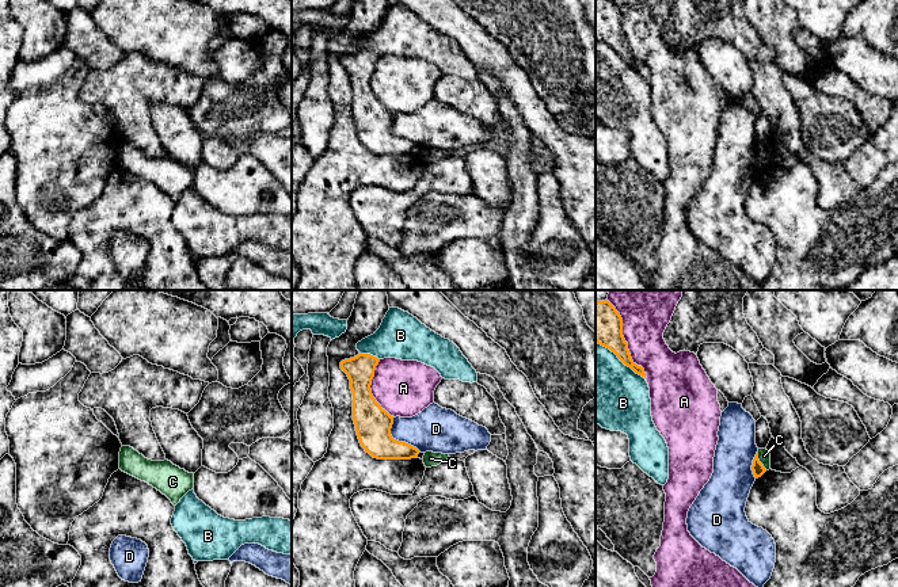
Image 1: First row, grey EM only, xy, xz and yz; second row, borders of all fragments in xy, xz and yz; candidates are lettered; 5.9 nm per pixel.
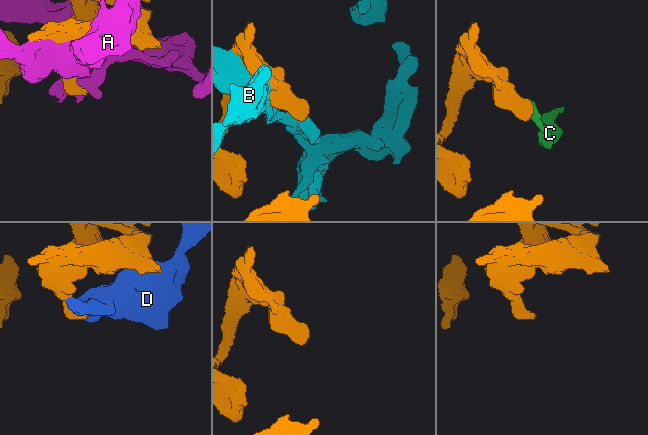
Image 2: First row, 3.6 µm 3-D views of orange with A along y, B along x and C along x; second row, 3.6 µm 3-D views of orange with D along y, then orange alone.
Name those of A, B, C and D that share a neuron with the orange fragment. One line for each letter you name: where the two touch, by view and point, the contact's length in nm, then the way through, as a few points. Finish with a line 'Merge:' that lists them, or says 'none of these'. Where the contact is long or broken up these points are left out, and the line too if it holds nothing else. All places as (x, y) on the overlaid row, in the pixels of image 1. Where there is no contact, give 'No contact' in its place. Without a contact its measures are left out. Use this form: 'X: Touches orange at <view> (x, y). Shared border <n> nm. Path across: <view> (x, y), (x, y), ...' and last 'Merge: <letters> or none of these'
Merge: none of these

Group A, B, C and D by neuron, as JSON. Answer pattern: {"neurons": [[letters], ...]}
{"neurons": [["A"], ["B"], ["C"], ["D"]]}

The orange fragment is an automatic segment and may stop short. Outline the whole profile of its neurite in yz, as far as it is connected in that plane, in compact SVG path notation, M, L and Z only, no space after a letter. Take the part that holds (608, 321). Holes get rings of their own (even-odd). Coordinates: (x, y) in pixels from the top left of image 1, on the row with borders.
M608 300L596 301L596 343L609 348L625 366L646 378L644 369L631 358L623 336L623 319Z

